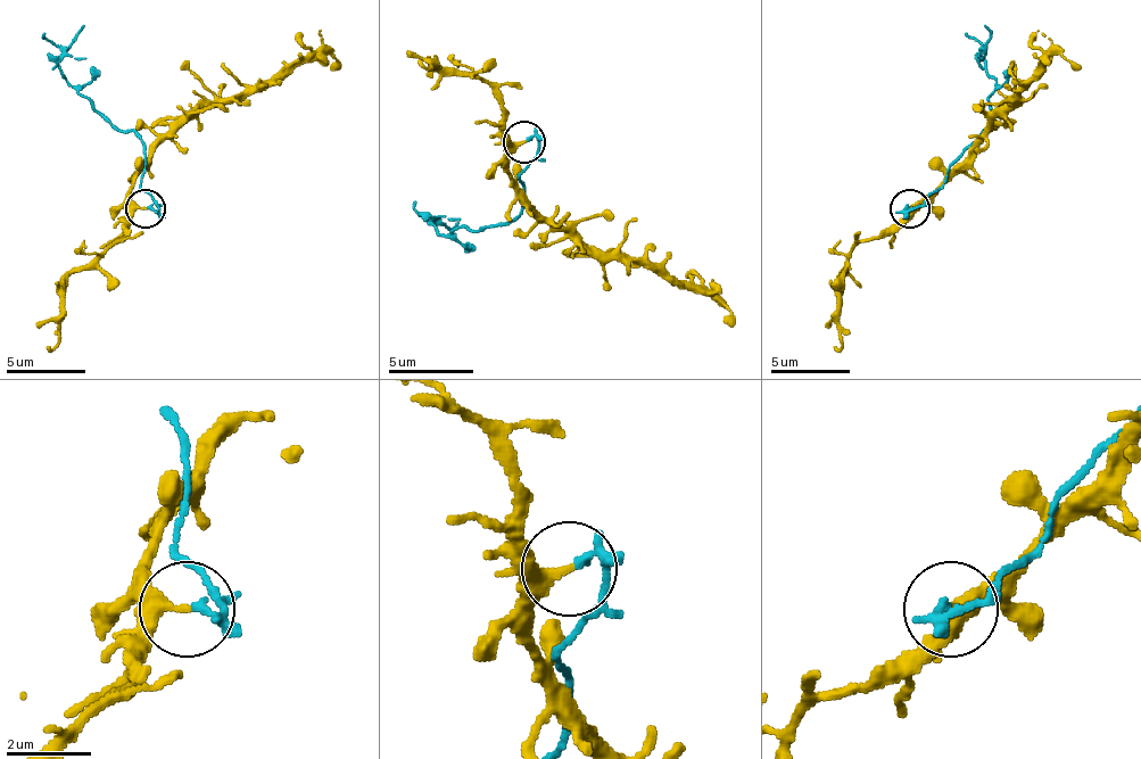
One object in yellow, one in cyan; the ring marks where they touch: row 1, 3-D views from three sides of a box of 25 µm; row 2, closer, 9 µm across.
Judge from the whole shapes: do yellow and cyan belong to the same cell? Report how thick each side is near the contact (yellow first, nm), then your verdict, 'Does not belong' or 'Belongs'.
Thickness 240 nm (yellow) against 150 nm. Does not belong

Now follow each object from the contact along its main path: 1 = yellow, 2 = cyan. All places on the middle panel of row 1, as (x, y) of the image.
1: (524, 140), (507, 162), (512, 183), (576, 238), (653, 264), (717, 298), (734, 328)
2: (524, 140), (538, 145), (521, 174), (524, 208), (507, 225), (444, 234), (431, 221), (448, 230), (456, 221)

